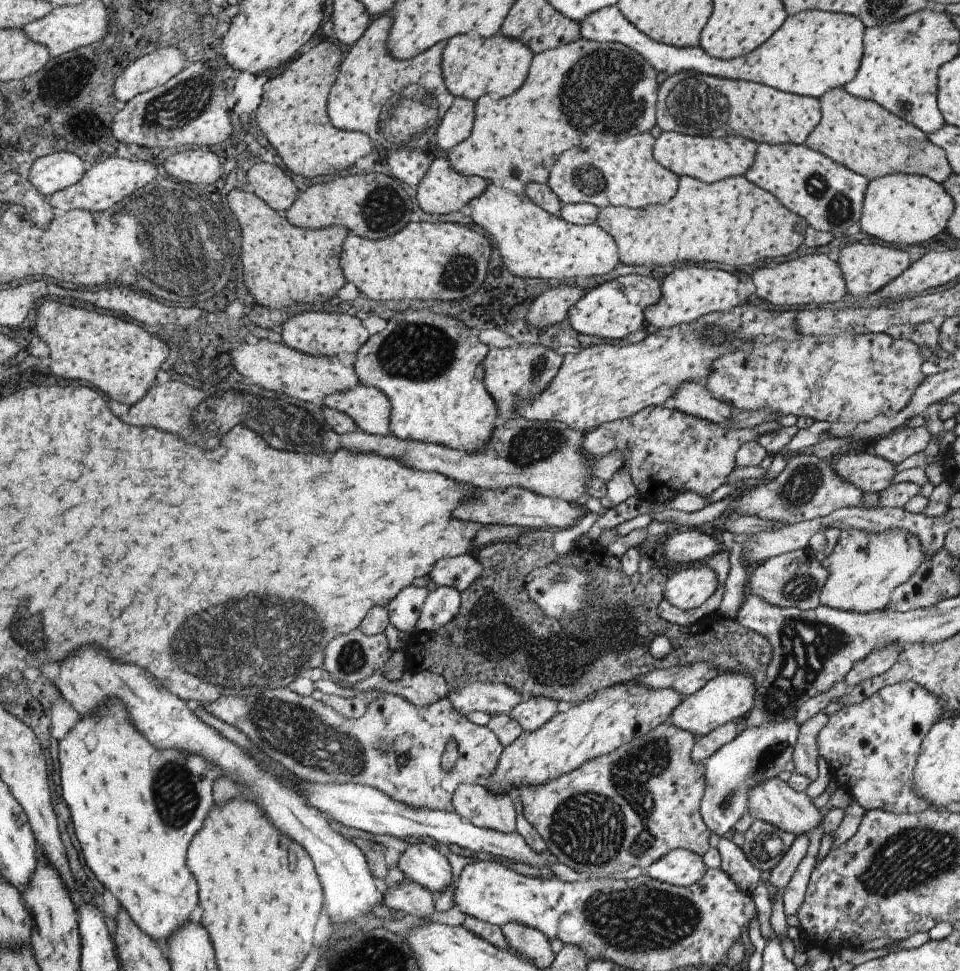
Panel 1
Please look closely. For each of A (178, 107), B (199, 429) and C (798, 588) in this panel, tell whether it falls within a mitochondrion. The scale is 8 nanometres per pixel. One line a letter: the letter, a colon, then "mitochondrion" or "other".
A: mitochondrion
B: mitochondrion
C: mitochondrion

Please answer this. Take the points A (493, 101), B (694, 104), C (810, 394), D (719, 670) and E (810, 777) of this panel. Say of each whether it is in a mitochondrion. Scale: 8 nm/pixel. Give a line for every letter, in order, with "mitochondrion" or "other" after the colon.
A: other
B: mitochondrion
C: other
D: other
E: other

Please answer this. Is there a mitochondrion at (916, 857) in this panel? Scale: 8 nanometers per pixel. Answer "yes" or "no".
yes

